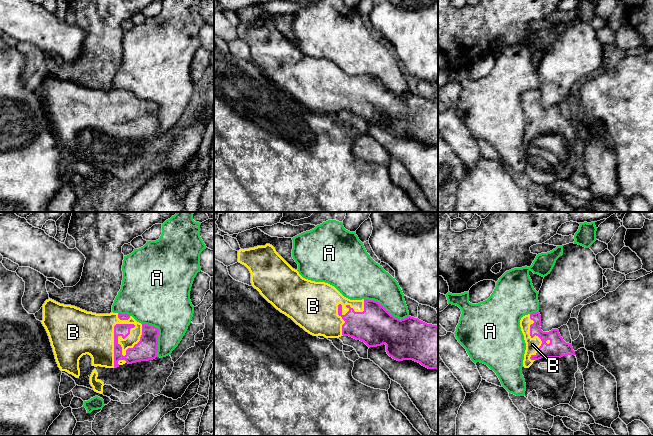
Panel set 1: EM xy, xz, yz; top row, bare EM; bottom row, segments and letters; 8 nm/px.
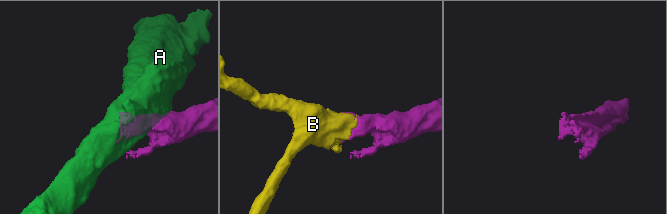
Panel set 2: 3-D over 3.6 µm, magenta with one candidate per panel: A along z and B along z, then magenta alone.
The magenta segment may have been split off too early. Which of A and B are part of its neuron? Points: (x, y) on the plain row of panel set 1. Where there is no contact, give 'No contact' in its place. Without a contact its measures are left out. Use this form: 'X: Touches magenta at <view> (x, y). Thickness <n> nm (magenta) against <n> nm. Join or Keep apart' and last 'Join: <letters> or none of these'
A: Touches magenta at xy (158, 110). Thickness 180 nm (magenta) against 400 nm. Keep apart
B: Touches magenta at xy (129, 106). Thickness 180 nm (magenta) against 260 nm. Join
Join: B

